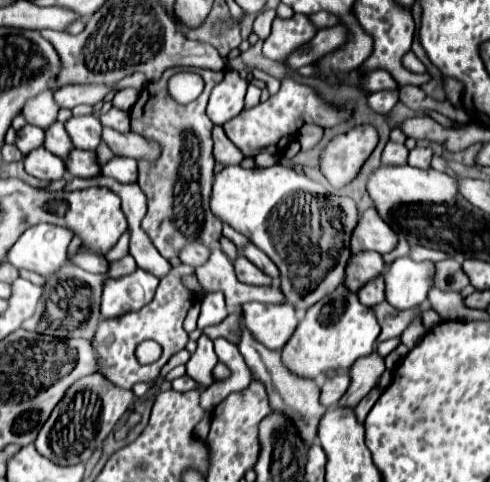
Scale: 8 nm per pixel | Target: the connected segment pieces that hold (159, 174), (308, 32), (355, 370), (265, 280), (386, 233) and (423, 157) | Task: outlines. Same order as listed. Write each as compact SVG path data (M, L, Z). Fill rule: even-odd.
M170 68L164 72L160 82L146 84L138 102L130 110L132 132L146 138L154 138L162 146L162 156L156 162L138 162L138 184L148 196L148 212L142 220L142 230L150 236L152 244L164 258L178 256L180 248L190 242L212 246L222 236L222 220L210 210L210 194L214 180L214 156L212 156L212 120L206 114L206 104L212 88L222 80L222 72L194 70L200 72L206 86L204 92L190 104L182 106L168 94L168 80L182 68Z
M294 14L288 20L276 18L272 22L270 36L264 40L262 52L270 60L288 60L288 56L296 52L300 44L308 44L312 36L316 36L316 26L308 16Z
M378 352L358 358L354 362L354 366L350 368L350 388L340 398L340 404L342 406L348 404L350 408L354 408L374 388L374 384L380 380L382 372L384 372L384 358Z
M238 256L234 260L234 268L236 268L236 276L240 282L244 284L254 284L254 286L272 286L272 278L266 276L260 268L256 268L250 260L246 260L244 256Z
M368 208L360 218L360 224L352 232L352 254L364 250L388 254L394 250L396 242L396 232L378 216L376 208Z
M416 146L414 150L410 150L410 156L408 156L408 164L410 164L410 166L428 168L428 166L430 166L430 160L432 160L432 150L430 150L430 148L420 148L420 146Z

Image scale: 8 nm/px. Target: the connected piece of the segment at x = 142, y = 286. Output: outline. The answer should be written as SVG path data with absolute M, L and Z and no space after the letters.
M142 268L122 278L108 278L102 288L100 312L104 318L112 318L128 310L140 310L154 298L156 288L158 278Z

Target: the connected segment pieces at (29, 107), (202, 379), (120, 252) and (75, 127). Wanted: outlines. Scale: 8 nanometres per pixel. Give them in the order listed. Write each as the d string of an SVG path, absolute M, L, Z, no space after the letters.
M42 92L24 104L22 114L28 120L28 124L34 124L34 126L40 126L42 130L46 130L56 122L58 110L60 108L56 106L52 92Z
M202 334L198 338L198 350L192 354L192 358L186 364L188 376L194 378L196 382L200 382L202 386L210 386L214 382L212 368L216 366L216 362L218 362L218 358L216 358L214 346L212 346L212 340Z
M127 229L120 237L116 245L105 255L108 262L121 259L129 253L130 232Z
M74 116L66 122L66 132L72 138L74 148L80 150L96 150L102 140L102 124L98 116Z

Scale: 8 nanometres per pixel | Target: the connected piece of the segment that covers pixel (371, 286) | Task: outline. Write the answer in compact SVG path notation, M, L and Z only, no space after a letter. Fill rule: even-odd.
M378 276L372 282L368 282L364 288L360 288L358 298L364 306L370 306L370 308L384 302L384 278Z

